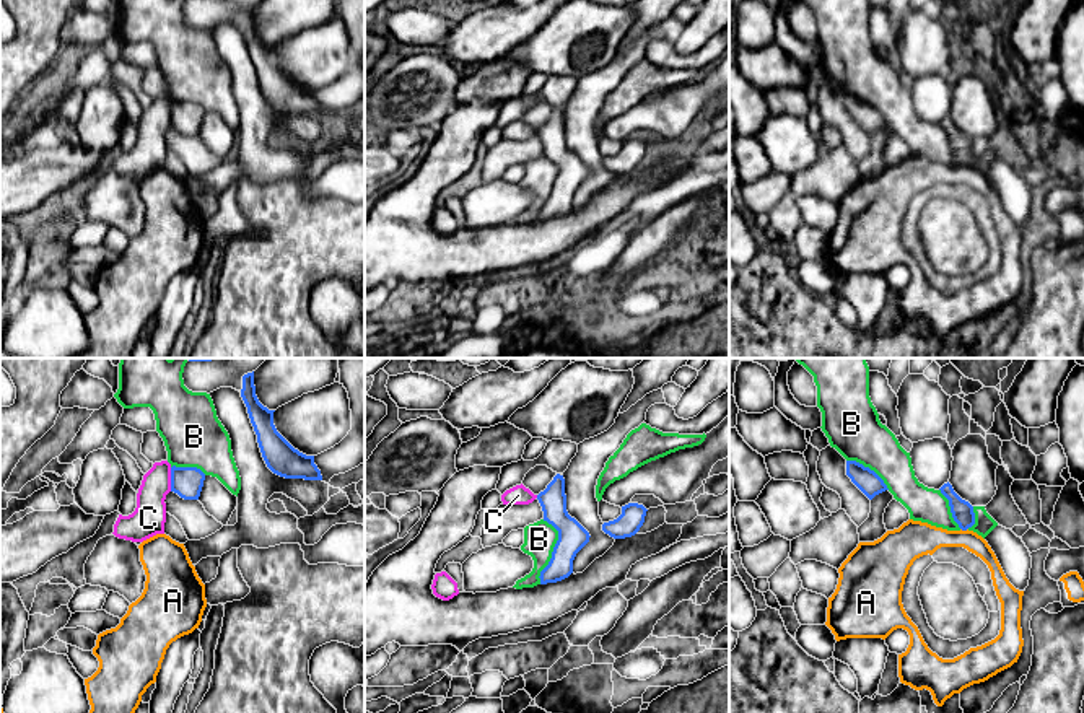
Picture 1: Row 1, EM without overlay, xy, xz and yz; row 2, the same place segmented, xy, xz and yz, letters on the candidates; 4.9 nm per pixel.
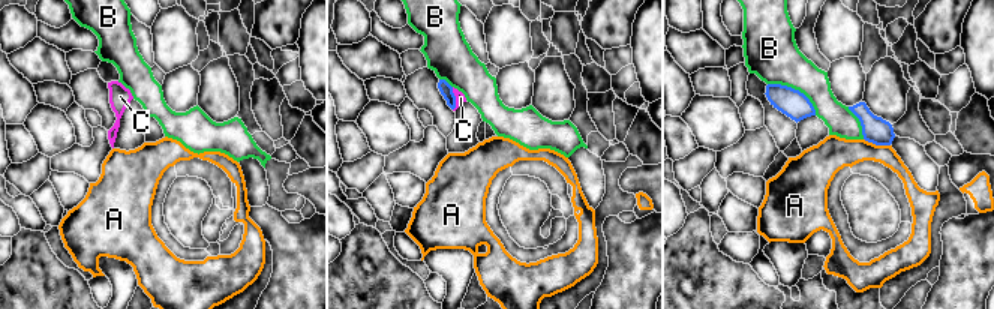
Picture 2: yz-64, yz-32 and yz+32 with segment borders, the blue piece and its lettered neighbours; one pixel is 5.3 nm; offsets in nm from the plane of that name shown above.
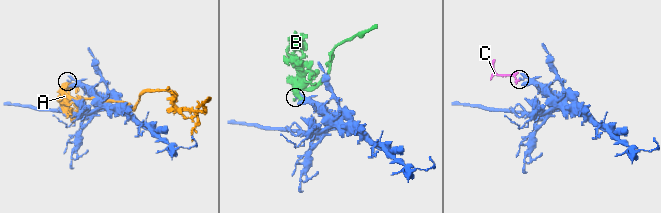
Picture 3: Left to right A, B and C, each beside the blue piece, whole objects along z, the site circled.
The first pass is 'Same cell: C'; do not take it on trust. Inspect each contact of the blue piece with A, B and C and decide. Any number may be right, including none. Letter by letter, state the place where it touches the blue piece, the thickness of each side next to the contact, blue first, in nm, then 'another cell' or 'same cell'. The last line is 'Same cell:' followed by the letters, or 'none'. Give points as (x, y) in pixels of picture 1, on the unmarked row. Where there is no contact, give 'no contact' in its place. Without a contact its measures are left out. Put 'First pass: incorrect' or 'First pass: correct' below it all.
A: contact yz (964, 165); calibres 110 and 180 nm; another cell
B: contact xz (552, 188); calibres 140 and 160 nm; another cell
C: contact xy (171, 114); calibres 150 and 160 nm; another cell
Same cell: none
First pass: incorrect

